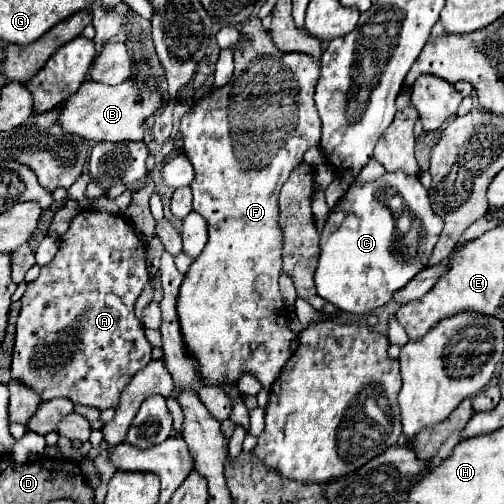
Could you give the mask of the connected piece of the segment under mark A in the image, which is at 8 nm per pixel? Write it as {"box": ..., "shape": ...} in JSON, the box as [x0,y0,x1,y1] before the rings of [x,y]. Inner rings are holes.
{"box":[12,209,152,409],"shape":[[[82,209],[70,223],[68,231],[60,237],[60,249],[56,253],[56,257],[42,267],[40,277],[32,283],[28,283],[28,289],[24,293],[22,301],[22,309],[20,309],[20,317],[16,323],[16,343],[14,343],[14,353],[12,353],[12,379],[18,383],[24,383],[28,389],[32,389],[34,393],[40,395],[42,401],[50,401],[54,397],[68,397],[74,403],[80,405],[92,405],[98,409],[110,409],[110,407],[118,407],[120,395],[124,391],[124,387],[128,387],[128,383],[132,381],[132,377],[146,367],[146,363],[150,363],[152,355],[152,345],[148,343],[144,329],[140,325],[140,321],[134,315],[134,303],[140,297],[142,289],[146,287],[150,275],[148,275],[148,265],[146,265],[146,245],[144,241],[136,235],[136,231],[126,223],[124,217],[120,215],[110,215],[106,211],[94,211],[94,209]]]}

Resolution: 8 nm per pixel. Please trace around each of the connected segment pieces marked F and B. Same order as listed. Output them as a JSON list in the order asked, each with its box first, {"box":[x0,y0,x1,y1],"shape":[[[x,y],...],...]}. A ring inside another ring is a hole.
[{"box":[178,17,320,389],"shape":[[[250,17],[248,21],[244,21],[244,25],[240,27],[242,35],[250,35],[250,43],[240,47],[234,53],[234,75],[230,77],[230,81],[222,87],[212,87],[180,121],[180,133],[184,139],[184,155],[190,159],[192,167],[194,167],[194,181],[192,181],[192,193],[194,193],[194,211],[200,213],[206,223],[208,223],[208,243],[204,247],[204,251],[196,257],[196,261],[190,265],[182,287],[180,287],[180,295],[178,295],[178,315],[180,315],[180,327],[184,331],[184,337],[188,339],[188,351],[192,351],[192,355],[200,361],[200,371],[204,375],[204,383],[206,385],[220,385],[226,381],[238,381],[242,375],[250,373],[254,375],[264,389],[270,389],[270,385],[274,383],[276,375],[280,375],[284,363],[290,359],[290,343],[296,337],[290,327],[288,327],[288,317],[286,317],[286,309],[278,291],[278,275],[282,269],[282,231],[278,227],[278,193],[282,189],[282,185],[286,183],[288,175],[304,161],[304,153],[312,147],[318,147],[320,143],[320,117],[316,115],[316,107],[312,103],[312,91],[316,87],[316,79],[320,73],[320,63],[310,59],[304,53],[282,53],[270,37],[270,31],[266,31],[260,23],[258,17]]]},{"box":[56,79,162,141],"shape":[[[132,79],[120,85],[100,85],[84,81],[76,93],[72,93],[60,107],[56,123],[68,135],[78,135],[90,141],[118,141],[118,139],[142,139],[144,121],[156,113],[162,103],[162,93],[154,87],[140,87]]]}]

